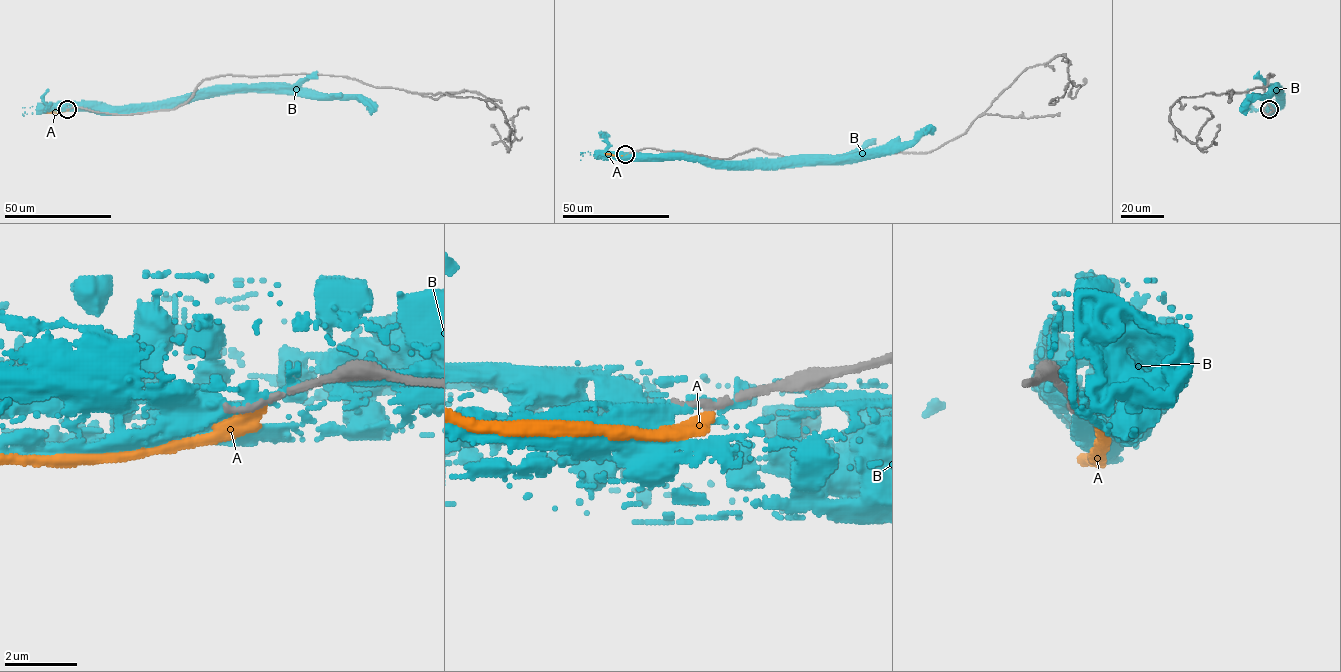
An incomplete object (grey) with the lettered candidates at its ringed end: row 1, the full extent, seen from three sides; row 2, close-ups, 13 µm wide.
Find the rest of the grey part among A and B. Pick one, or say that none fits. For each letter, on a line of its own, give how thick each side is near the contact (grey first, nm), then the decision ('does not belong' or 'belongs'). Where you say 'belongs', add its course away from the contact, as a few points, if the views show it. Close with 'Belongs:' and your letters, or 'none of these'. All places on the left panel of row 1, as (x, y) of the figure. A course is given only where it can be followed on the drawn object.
A: 220/320 nm | does not belong
B: 240/240 nm | does not belong
Belongs: none of these

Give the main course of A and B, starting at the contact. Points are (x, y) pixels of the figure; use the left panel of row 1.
A: (68, 108), (46, 112)
B: (69, 108), (182, 101), (226, 91), (313, 91), (330, 95), (357, 95), (370, 105), (370, 114)

